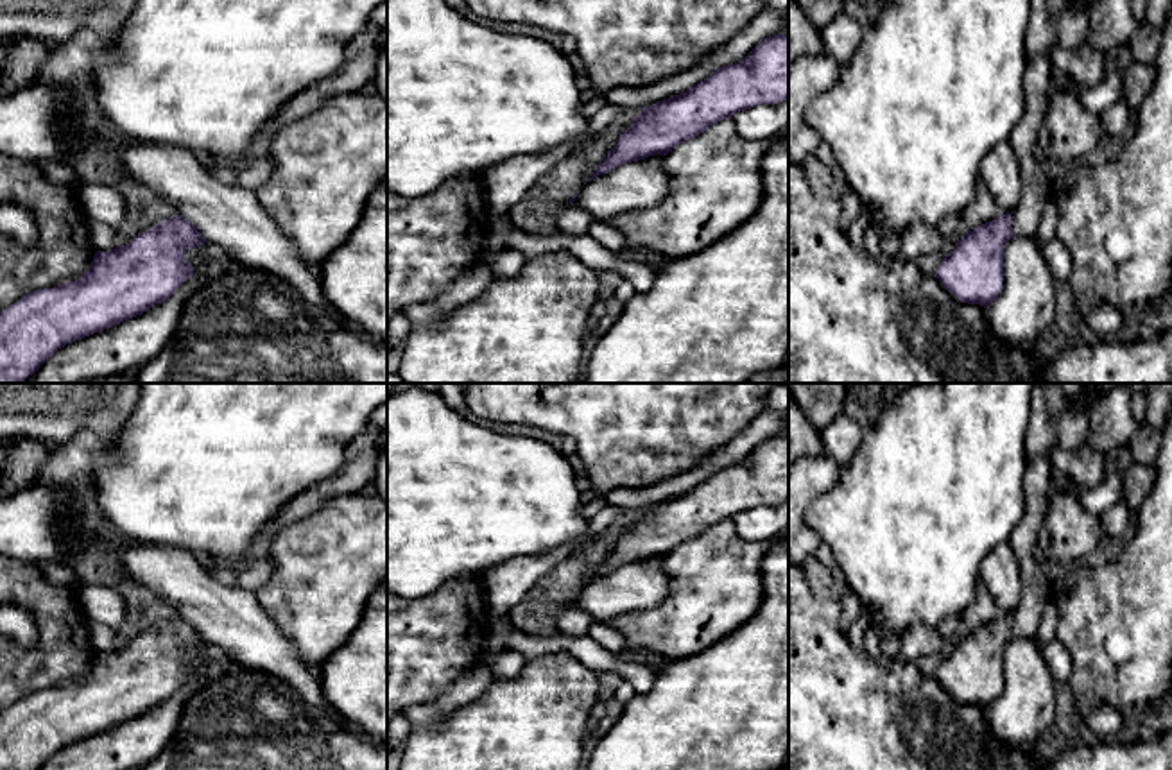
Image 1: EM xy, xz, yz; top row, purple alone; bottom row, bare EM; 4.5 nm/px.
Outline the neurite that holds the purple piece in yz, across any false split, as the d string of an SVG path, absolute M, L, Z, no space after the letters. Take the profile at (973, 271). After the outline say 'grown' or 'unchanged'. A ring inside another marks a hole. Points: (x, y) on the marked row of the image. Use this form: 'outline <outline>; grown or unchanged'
outline M1048 54L1027 64L1025 115L1011 133L1023 179L1018 206L991 222L968 231L935 269L935 278L959 301L980 304L986 310L1004 288L1004 249L1013 236L1036 238L1043 208L1052 199L1054 170L1034 158L1039 129L1048 109L1052 66Z; grown

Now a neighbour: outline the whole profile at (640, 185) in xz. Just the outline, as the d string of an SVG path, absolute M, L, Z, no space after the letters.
M633 161L597 175L582 184L573 204L595 220L606 220L624 211L649 210L665 201L670 179L665 161Z

